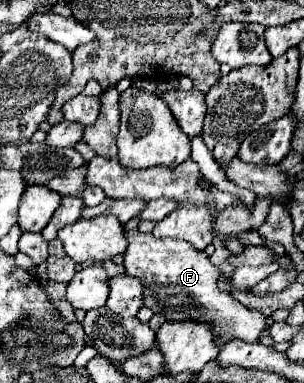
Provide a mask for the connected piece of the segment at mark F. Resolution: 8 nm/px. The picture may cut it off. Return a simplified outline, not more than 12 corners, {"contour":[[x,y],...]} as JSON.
{"contour":[[128,232],[124,268],[144,306],[208,324],[218,350],[258,342],[260,310],[218,288],[206,252]]}

